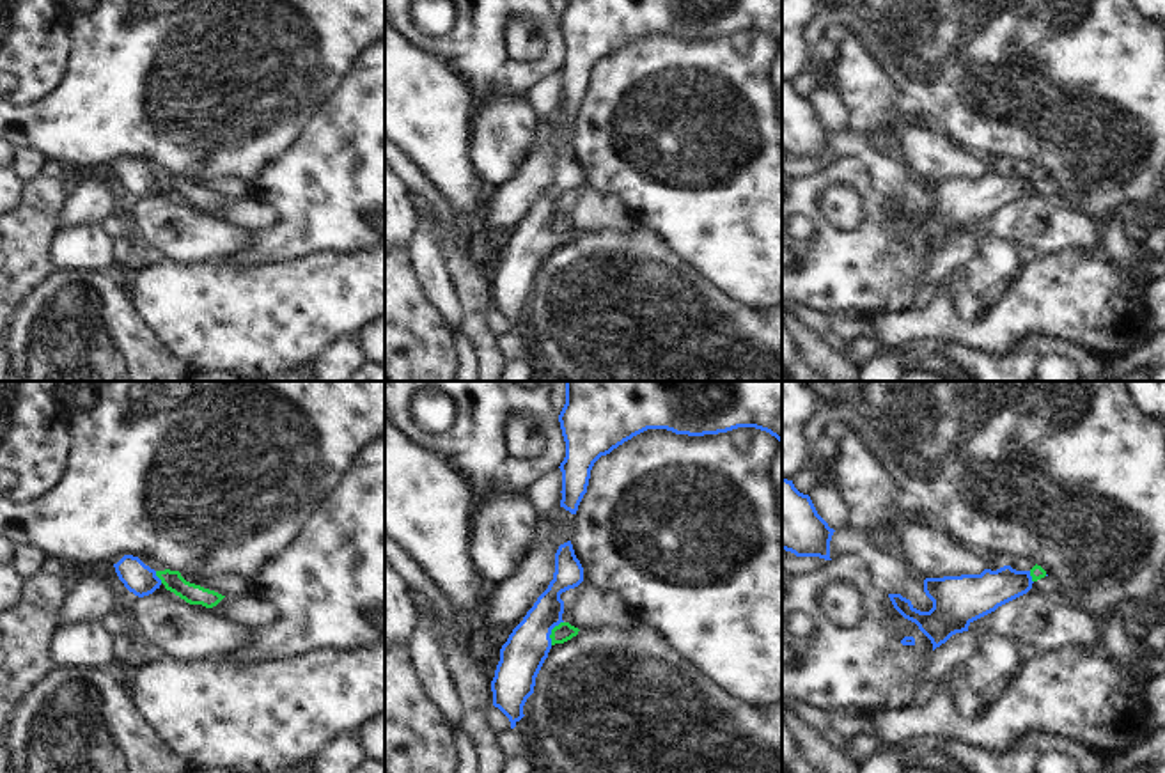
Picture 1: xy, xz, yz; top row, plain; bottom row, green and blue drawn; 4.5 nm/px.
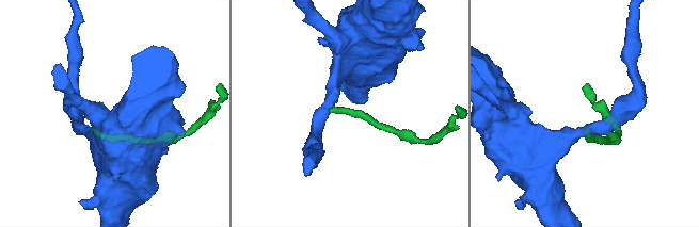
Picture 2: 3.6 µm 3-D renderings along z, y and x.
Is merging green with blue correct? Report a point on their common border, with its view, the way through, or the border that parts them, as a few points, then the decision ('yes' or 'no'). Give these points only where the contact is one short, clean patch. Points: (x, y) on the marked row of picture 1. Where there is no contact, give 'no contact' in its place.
contact xz (552, 632); way xz (564, 632), (552, 632), (522, 656); yes

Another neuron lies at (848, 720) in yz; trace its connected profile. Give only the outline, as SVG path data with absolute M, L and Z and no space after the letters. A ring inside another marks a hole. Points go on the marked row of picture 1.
M888 704L876 707L842 706L825 711L830 729L841 738L851 739L864 732L867 723L880 720L887 713L894 713Z

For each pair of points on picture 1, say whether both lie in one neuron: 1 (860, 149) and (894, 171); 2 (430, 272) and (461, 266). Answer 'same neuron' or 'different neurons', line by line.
1: same neuron
2: different neurons

